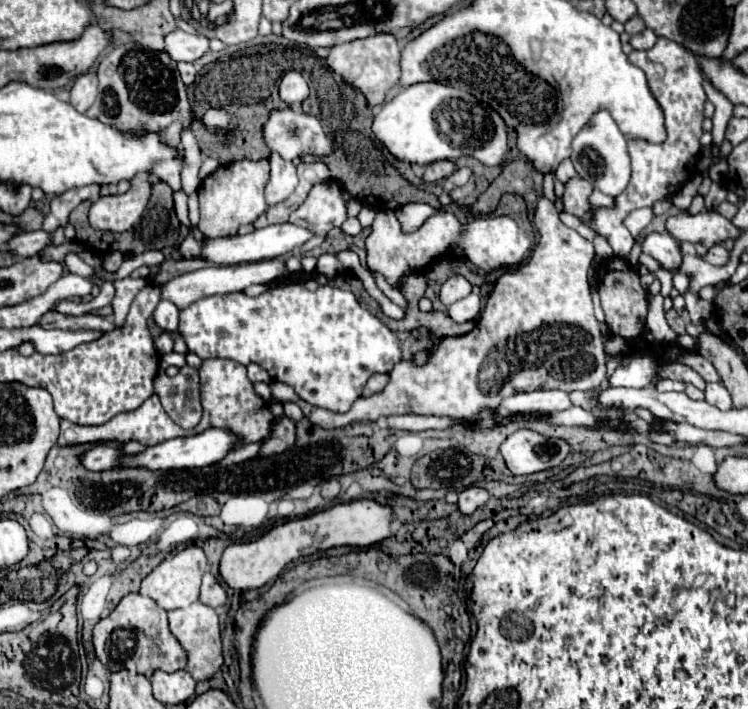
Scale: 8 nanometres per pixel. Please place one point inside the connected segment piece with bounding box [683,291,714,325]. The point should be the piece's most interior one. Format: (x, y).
(698, 309)

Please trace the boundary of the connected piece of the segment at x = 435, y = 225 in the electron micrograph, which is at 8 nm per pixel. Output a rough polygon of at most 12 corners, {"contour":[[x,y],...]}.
{"contour":[[392,210],[366,238],[368,268],[398,286],[462,246],[490,272],[530,252],[516,222],[436,212],[404,234]]}

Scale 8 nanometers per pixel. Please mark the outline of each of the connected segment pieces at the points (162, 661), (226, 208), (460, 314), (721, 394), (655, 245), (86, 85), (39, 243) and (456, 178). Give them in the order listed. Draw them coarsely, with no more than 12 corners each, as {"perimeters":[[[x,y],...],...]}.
{"perimeters":[[[124,596],[94,626],[96,658],[110,672],[186,668],[166,612]],[[270,160],[222,164],[198,188],[206,238],[266,212]],[[470,294],[449,306],[448,315],[458,323],[474,320],[480,298]],[[706,384],[706,402],[730,410],[728,390],[718,384]],[[650,232],[642,252],[664,270],[682,266],[682,248],[670,234]],[[94,72],[80,74],[70,104],[86,112],[98,94]],[[46,230],[24,232],[10,242],[16,256],[38,254],[52,242]],[[466,166],[454,170],[442,184],[444,192],[464,186],[472,170]]]}

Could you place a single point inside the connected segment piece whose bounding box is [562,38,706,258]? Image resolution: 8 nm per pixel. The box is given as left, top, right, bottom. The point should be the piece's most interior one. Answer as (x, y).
(658, 170)

